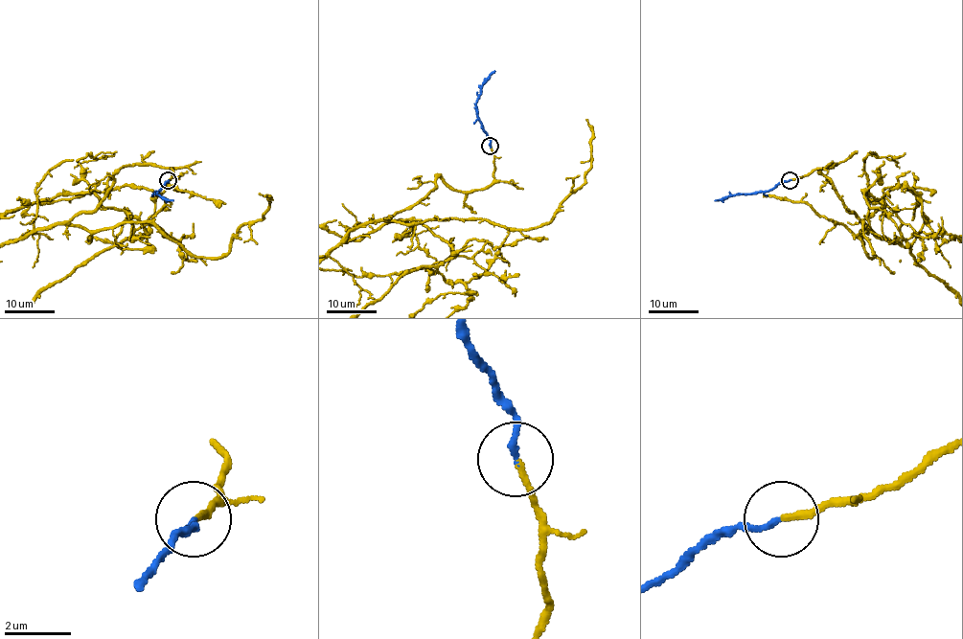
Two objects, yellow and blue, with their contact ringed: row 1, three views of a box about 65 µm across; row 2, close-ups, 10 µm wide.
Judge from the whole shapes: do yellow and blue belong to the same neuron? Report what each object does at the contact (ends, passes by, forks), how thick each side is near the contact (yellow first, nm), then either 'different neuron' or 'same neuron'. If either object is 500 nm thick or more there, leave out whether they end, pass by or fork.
yellow ends | blue ends | 170/180 nm | same neuron

